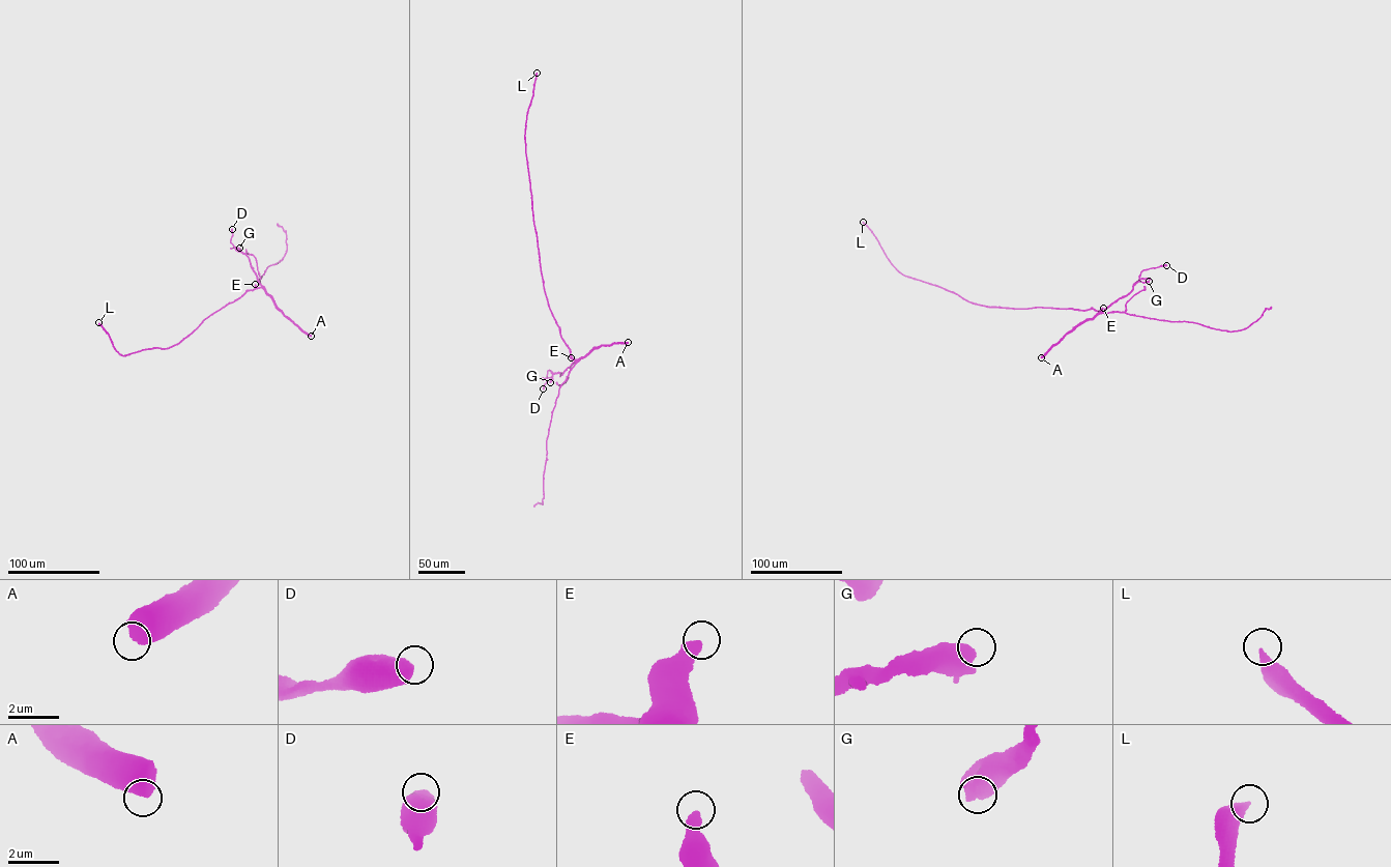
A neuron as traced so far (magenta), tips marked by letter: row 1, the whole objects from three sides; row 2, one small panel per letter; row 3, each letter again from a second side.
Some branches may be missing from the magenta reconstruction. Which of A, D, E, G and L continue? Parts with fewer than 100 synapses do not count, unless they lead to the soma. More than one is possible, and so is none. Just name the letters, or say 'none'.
L

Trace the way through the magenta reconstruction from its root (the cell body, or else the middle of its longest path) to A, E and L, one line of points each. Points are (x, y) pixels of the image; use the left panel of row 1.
A: (277, 307), (311, 336)
E: (277, 307), (262, 288), (255, 284)
L: (277, 307), (262, 288), (256, 288), (210, 315), (177, 344), (123, 356), (116, 350), (98, 322)

